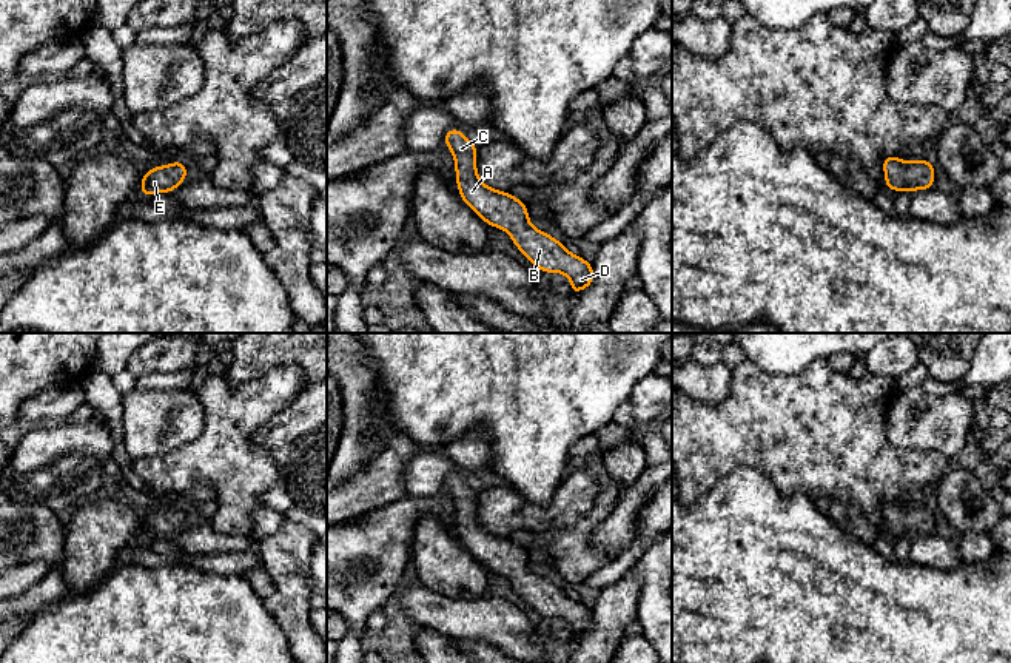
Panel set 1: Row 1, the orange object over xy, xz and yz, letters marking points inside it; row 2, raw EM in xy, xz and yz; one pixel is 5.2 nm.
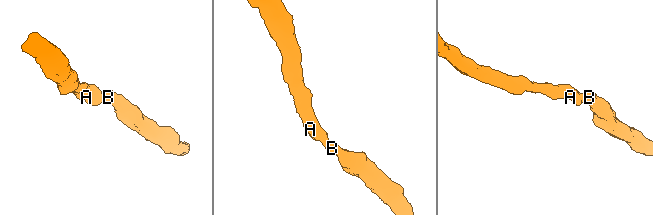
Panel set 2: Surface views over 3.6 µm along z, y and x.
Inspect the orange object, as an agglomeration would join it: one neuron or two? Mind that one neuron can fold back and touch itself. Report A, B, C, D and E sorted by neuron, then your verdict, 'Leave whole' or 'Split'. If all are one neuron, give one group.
Groups: A B C D E. Leave whole

